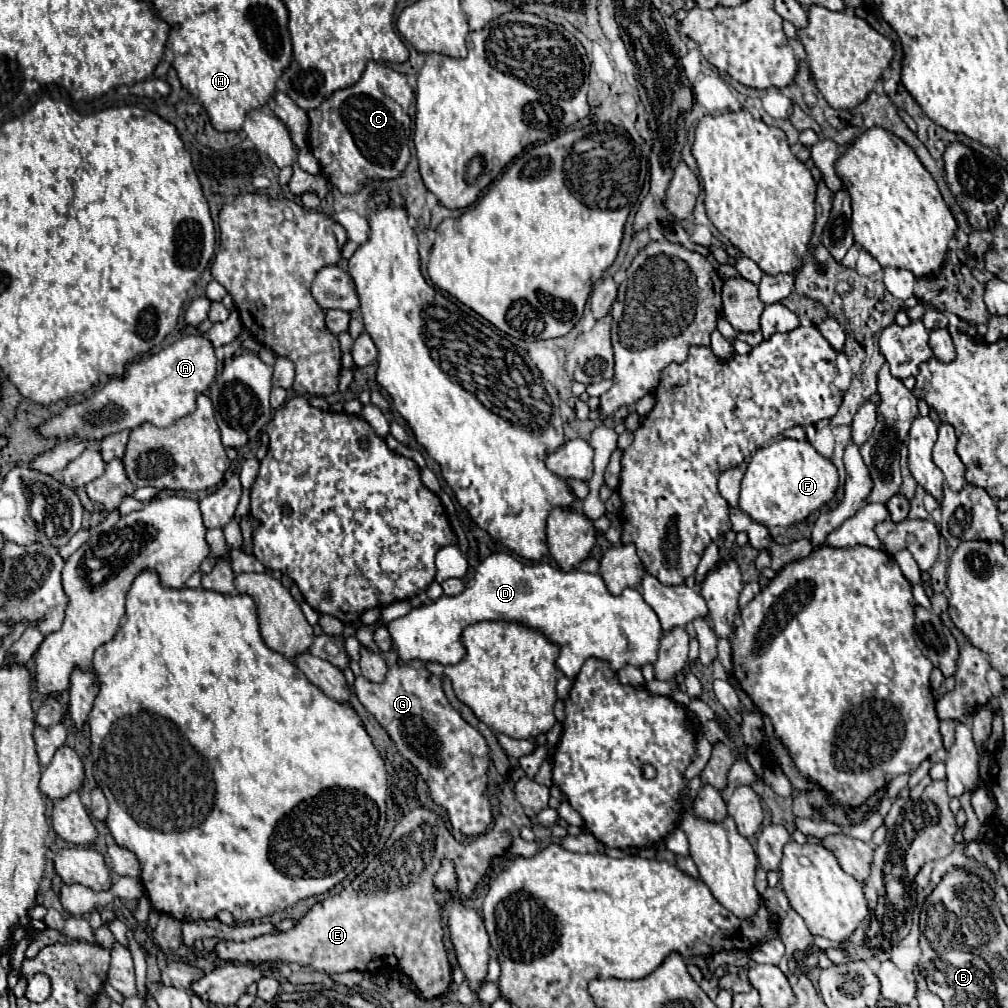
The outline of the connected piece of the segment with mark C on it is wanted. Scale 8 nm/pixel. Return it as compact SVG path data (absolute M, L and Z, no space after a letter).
M371 60L359 82L337 90L319 108L309 112L309 150L321 164L321 174L331 180L341 194L361 190L369 180L399 176L409 164L409 126L407 114L413 90L407 78L393 68Z

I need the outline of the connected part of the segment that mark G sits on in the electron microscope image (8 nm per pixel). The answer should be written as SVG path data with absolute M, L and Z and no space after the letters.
M407 664L393 666L383 684L373 684L367 678L357 676L355 694L395 742L399 754L417 768L429 786L433 802L447 810L451 826L463 836L483 834L493 822L493 808L487 798L489 746L449 704L441 678L427 668L415 670Z

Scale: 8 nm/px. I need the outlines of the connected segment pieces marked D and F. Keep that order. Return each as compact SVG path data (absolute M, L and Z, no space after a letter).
M509 554L487 556L477 566L475 582L469 588L465 588L461 594L457 594L457 596L443 594L439 600L435 600L429 606L411 608L411 612L407 612L405 616L391 620L387 624L387 630L391 636L393 648L401 660L405 660L405 662L409 662L409 660L439 662L443 666L451 666L451 664L457 664L465 656L463 644L459 640L461 632L467 626L477 624L477 622L485 622L485 620L517 622L521 626L541 632L549 642L559 646L559 656L555 660L555 666L569 678L575 678L579 668L583 666L583 662L591 656L607 660L613 670L621 670L625 664L641 668L647 662L655 662L657 650L659 650L659 640L663 636L657 614L651 610L651 606L647 606L647 602L637 592L637 588L625 588L621 596L613 596L607 590L603 578L599 574L587 574L581 570L563 572L551 564L523 564Z
M777 438L751 456L741 480L739 508L767 528L791 526L793 522L805 520L811 512L827 504L833 498L837 486L837 468L807 440Z

